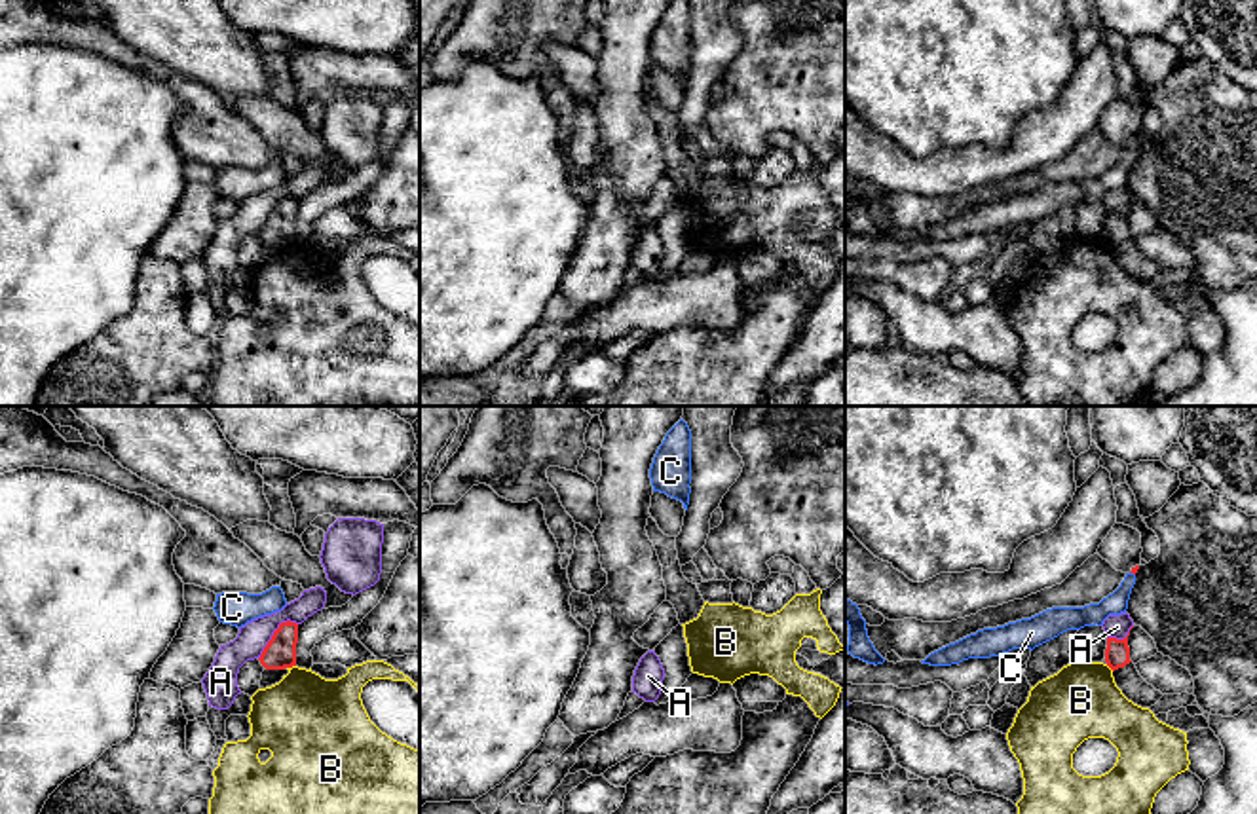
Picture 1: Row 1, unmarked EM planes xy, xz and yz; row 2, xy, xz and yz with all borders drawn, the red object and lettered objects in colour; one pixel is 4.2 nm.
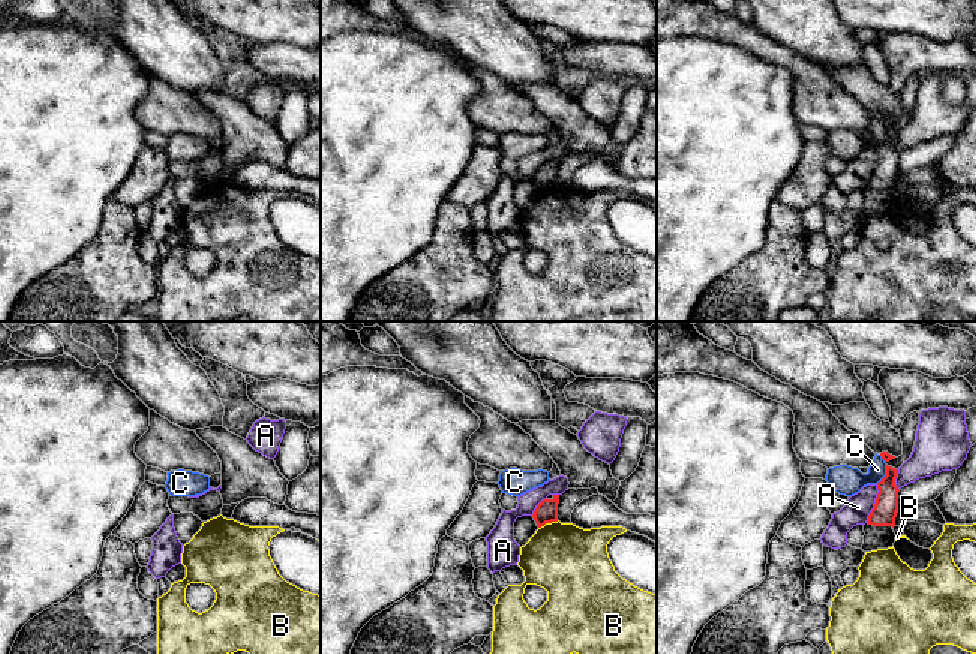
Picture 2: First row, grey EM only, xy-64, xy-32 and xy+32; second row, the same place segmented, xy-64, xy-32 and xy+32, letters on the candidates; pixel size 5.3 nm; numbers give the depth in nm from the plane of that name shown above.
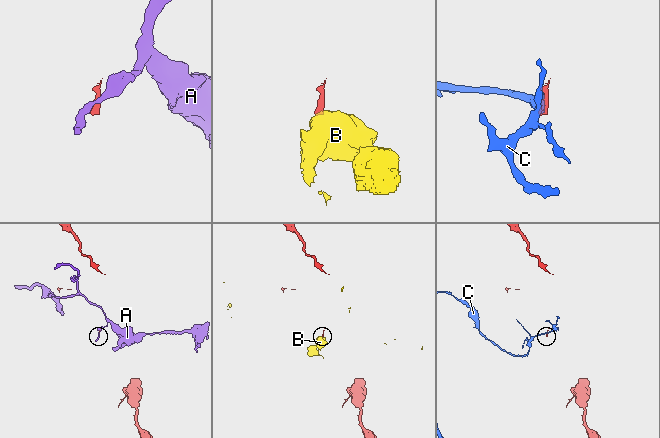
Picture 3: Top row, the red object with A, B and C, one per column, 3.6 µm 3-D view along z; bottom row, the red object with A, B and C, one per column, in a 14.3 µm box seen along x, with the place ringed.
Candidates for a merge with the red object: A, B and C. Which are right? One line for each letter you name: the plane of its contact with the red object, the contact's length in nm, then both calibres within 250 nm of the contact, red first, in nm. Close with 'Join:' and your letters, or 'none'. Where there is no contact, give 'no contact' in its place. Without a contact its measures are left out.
Join: none

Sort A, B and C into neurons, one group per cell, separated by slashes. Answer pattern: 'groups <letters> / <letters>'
groups A / B / C

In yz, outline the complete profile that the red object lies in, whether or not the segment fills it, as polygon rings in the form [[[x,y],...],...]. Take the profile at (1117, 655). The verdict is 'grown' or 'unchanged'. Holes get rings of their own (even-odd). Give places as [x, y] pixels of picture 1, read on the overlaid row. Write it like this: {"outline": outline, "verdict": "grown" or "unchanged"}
{"outline": [[[1128,636],[1124,639],[1107,638],[1105,662],[1113,672],[1132,662]]], "verdict": "unchanged"}

